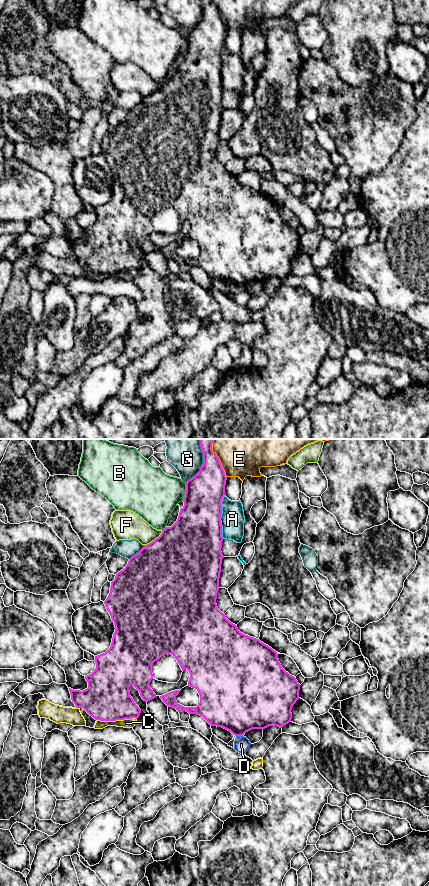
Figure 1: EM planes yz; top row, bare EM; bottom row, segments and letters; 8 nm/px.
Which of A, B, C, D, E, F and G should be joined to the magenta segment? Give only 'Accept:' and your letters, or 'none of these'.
Accept: none of these

